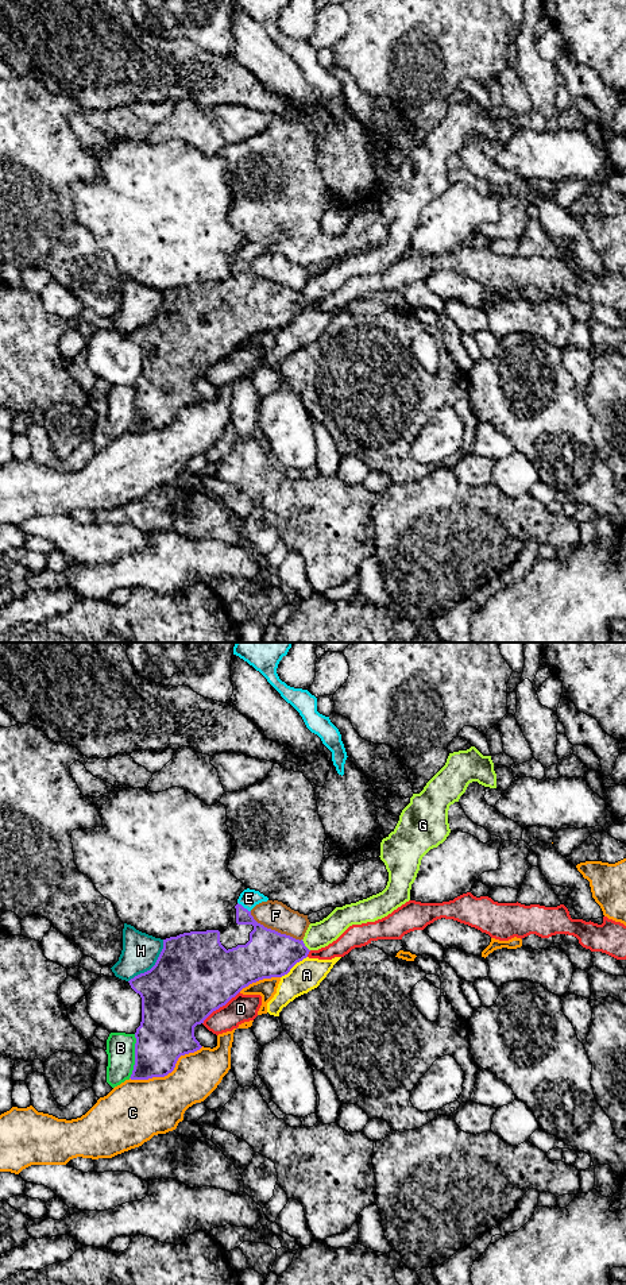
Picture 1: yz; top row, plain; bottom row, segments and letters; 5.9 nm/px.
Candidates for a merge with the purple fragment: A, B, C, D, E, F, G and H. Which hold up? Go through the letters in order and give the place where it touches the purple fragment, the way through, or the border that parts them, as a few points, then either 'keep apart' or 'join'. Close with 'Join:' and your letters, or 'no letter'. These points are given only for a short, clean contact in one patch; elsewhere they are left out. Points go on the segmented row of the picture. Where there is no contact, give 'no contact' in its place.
A: yz (293, 965) | along yz (306, 956), (281, 977) | keep apart
B: yz (135, 1056) | keep apart
C: yz (169, 1072) | keep apart
D: yz (220, 1006) | keep apart
E: yz (243, 907) | keep apart
F: yz (274, 930) | keep apart
G: yz (304, 945) | across yz (269, 953), (298, 950), (304, 945), (320, 934) | join
H: yz (154, 965) | keep apart
Join: G

